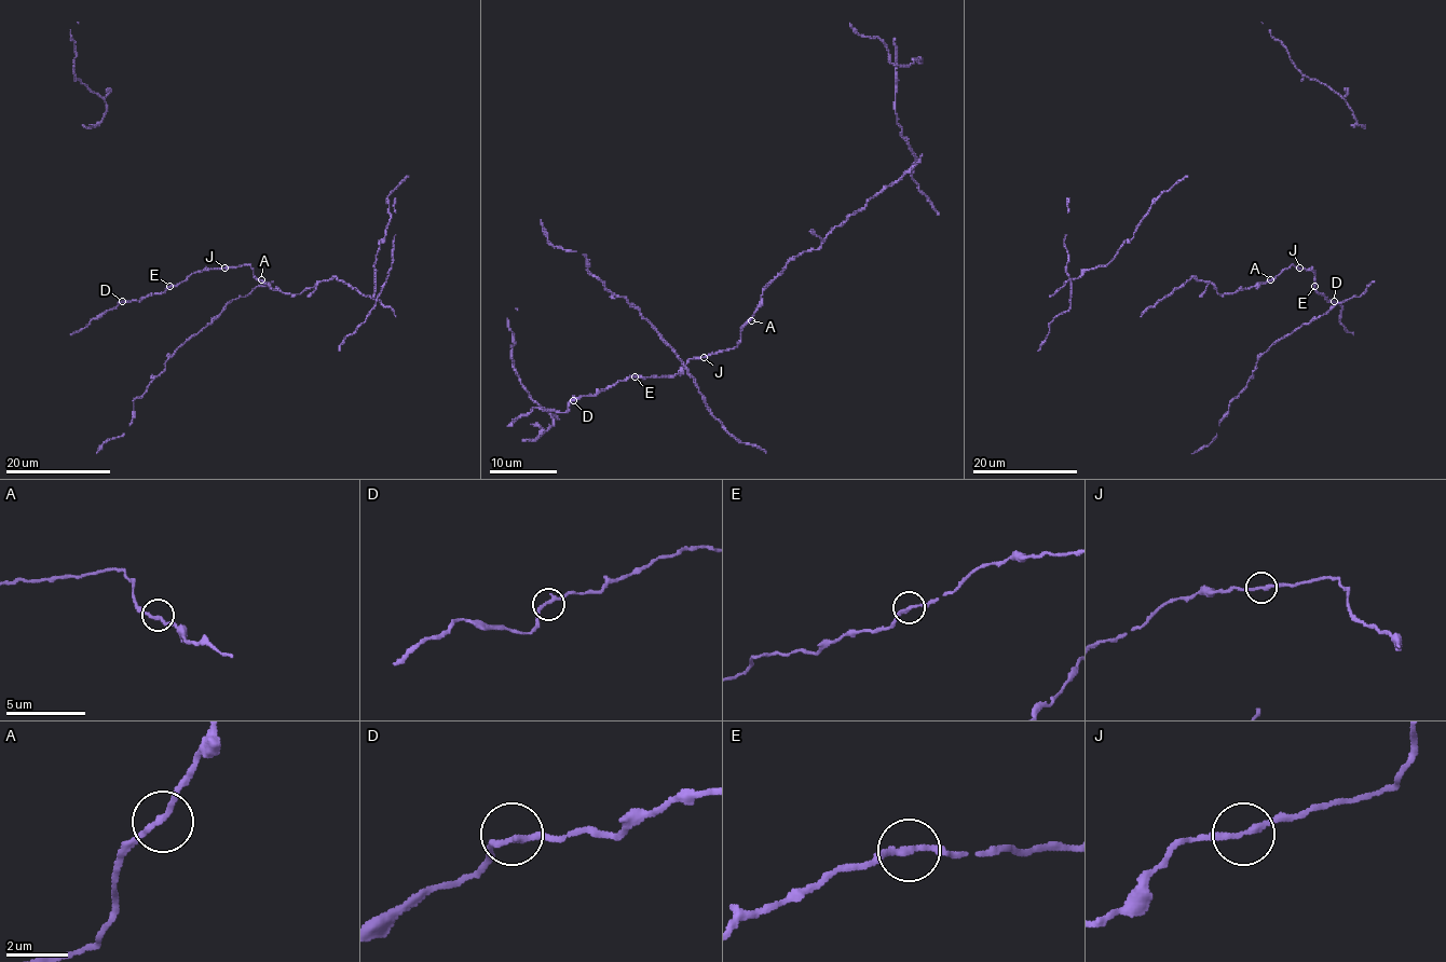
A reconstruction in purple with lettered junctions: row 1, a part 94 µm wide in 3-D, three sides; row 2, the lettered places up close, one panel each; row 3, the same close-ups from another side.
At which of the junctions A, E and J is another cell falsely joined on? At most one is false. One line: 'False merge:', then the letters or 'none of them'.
False merge: none of them

